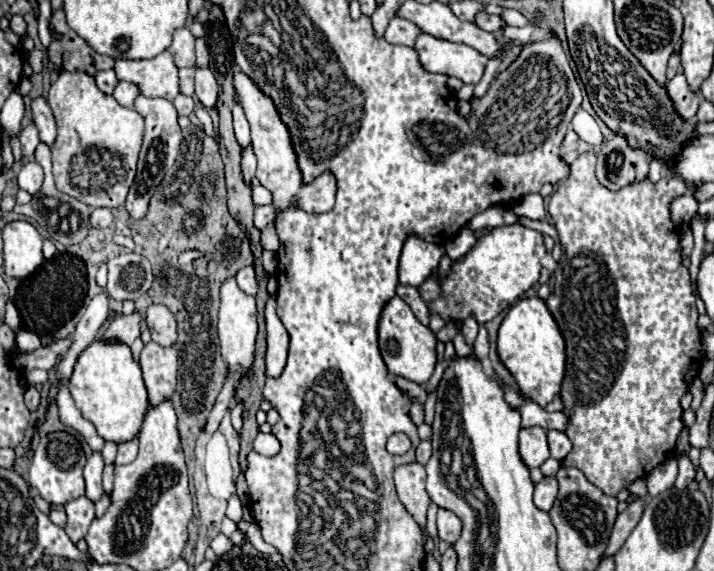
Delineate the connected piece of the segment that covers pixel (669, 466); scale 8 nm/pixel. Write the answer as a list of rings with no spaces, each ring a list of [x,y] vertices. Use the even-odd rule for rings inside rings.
[[[668,458],[662,464],[658,464],[648,476],[648,494],[650,496],[658,496],[660,492],[664,492],[666,488],[670,488],[674,484],[678,476],[678,460],[676,458]]]

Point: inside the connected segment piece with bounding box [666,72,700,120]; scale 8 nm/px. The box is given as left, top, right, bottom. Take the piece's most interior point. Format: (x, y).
(688, 101)

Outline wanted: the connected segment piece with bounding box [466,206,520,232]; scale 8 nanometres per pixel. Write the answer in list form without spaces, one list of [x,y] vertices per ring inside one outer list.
[[[490,206],[488,210],[476,214],[466,228],[470,230],[482,230],[482,228],[498,228],[498,226],[508,226],[508,224],[520,224],[518,216],[512,212],[512,208],[504,206]]]

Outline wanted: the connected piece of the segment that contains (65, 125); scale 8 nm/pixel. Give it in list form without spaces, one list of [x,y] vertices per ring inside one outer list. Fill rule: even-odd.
[[[60,72],[58,80],[50,86],[48,104],[56,118],[58,136],[52,146],[52,174],[56,188],[90,208],[118,208],[126,202],[128,190],[136,176],[138,152],[142,146],[144,120],[134,108],[120,106],[114,96],[104,94],[96,88],[94,78],[84,72]]]

